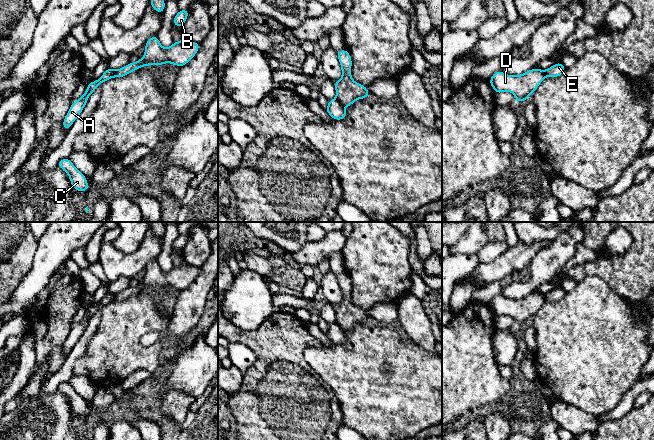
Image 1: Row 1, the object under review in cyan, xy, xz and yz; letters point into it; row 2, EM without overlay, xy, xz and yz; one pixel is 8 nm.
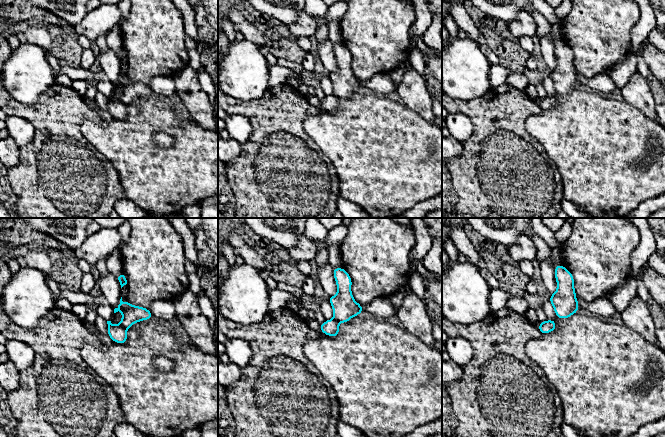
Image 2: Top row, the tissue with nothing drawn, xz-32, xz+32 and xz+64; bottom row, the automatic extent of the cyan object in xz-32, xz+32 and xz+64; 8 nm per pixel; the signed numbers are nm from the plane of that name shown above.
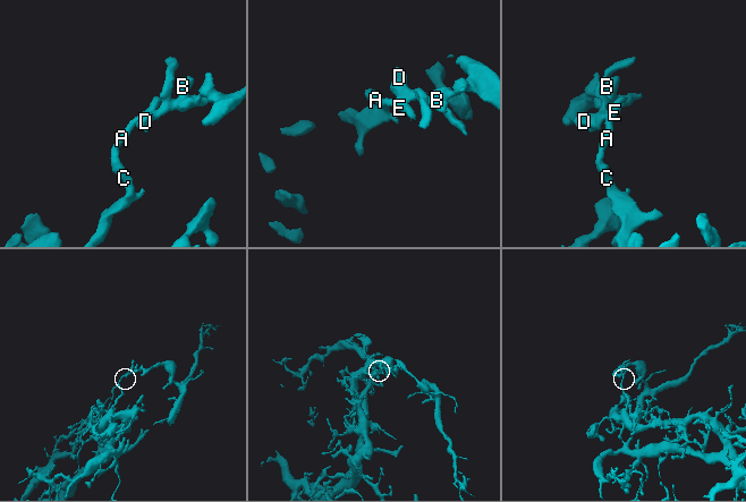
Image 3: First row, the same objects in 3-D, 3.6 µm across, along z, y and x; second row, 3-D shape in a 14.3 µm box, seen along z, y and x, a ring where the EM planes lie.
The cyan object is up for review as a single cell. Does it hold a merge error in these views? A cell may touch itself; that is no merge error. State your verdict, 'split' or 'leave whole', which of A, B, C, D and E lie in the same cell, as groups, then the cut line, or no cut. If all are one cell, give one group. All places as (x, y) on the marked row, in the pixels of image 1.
split; groups A C E / B D; cut xz (335, 98), (344, 106)

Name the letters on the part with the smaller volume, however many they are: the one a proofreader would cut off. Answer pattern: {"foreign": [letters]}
{"foreign": ["B", "D"]}

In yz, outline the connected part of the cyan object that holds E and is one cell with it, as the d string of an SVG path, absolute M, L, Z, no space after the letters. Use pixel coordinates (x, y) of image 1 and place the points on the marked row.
M559 62L544 70L546 77L559 77L565 72L566 68Z

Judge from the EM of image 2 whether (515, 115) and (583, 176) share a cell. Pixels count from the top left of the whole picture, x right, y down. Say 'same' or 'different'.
different

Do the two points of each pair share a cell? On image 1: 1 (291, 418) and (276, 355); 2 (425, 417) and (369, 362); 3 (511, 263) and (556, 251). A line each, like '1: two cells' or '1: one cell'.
1: one cell
2: one cell
3: two cells

